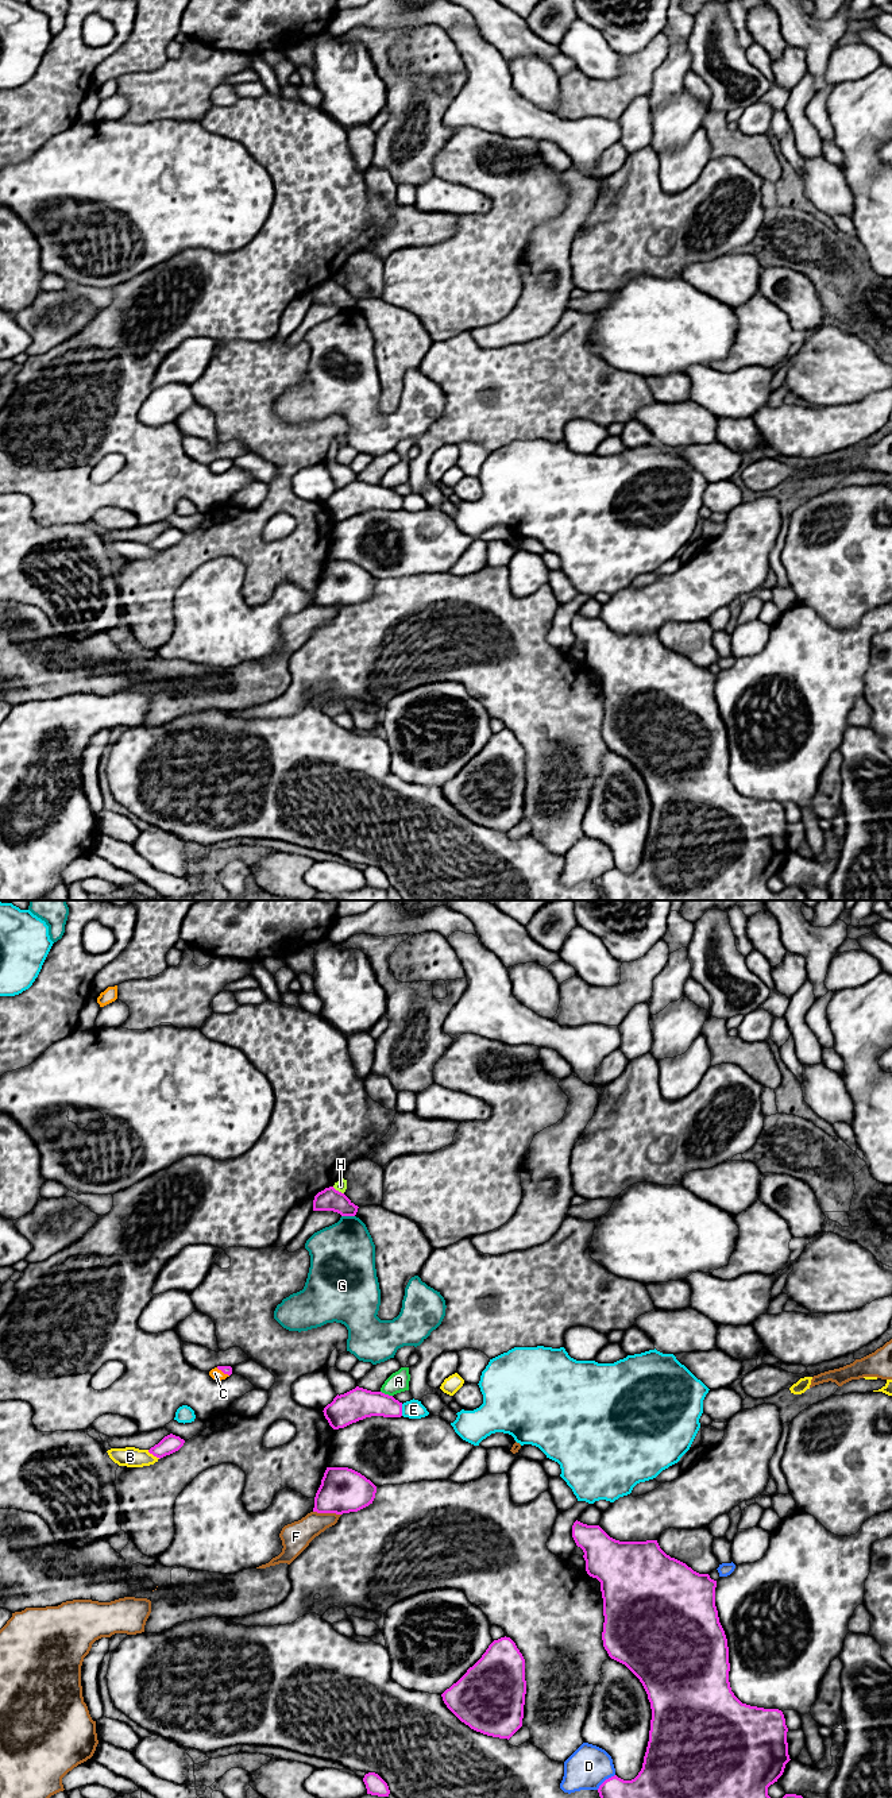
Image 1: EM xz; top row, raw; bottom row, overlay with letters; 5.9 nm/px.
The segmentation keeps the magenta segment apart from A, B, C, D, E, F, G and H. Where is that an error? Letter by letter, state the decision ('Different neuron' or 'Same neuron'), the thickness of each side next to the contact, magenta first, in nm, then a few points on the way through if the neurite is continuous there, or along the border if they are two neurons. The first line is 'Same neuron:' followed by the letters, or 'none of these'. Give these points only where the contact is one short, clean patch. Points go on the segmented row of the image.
Same neuron: C
A: Different neuron. Thickness 190 nm (magenta) against 120 nm
B: Different neuron. Thickness 110 nm (magenta) against 120 nm
C: Same neuron. Thickness 50 nm (magenta) against 70 nm
D: Different neuron. Thickness 160 nm (magenta) against 240 nm
E: Different neuron. Thickness 180 nm (magenta) against 110 nm
F: Different neuron. Thickness 260 nm (magenta) against 170 nm
G: Different neuron. Thickness 140 nm (magenta) against 380 nm
H: Different neuron. Thickness 140 nm (magenta) against 70 nm

